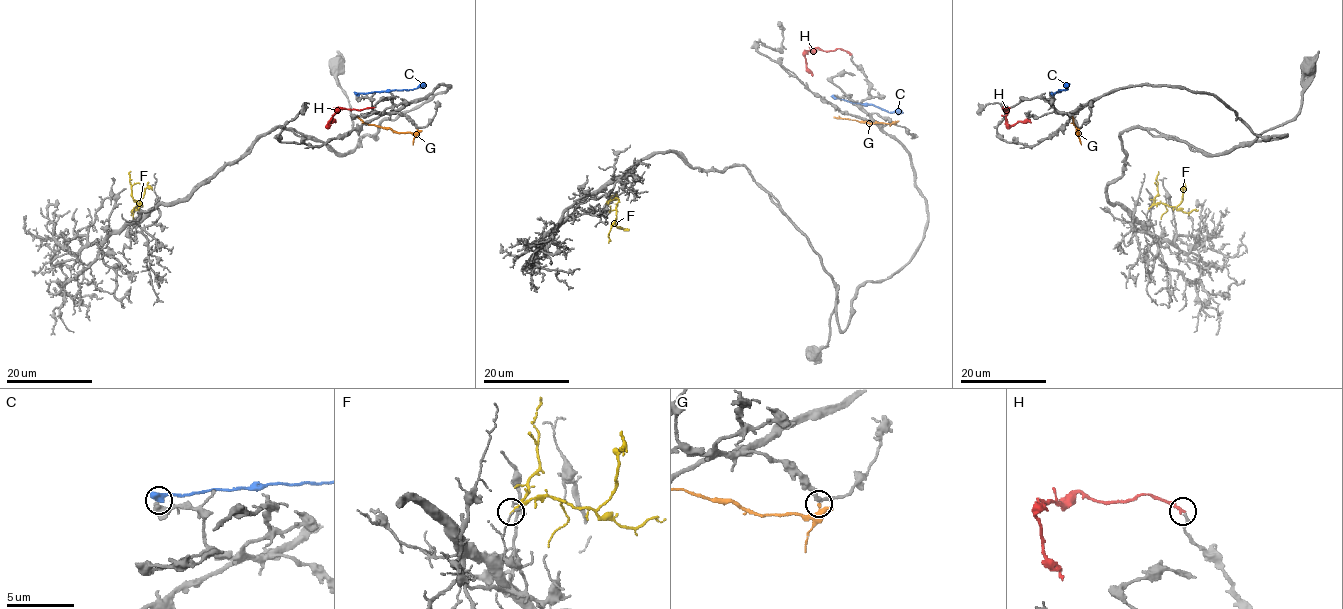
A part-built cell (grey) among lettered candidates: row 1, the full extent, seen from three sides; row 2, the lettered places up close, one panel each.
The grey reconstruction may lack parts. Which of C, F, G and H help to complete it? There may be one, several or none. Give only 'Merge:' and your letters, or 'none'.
Merge: H

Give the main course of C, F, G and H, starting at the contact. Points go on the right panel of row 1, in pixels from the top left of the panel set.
C: (1053, 95), (1066, 90), (1068, 84)
F: (1149, 207), (1158, 203), (1177, 206), (1183, 197), (1184, 181)
G: (1079, 129), (1078, 133), (1073, 116)
H: (1009, 107), (1003, 109), (1007, 123), (1031, 122)

